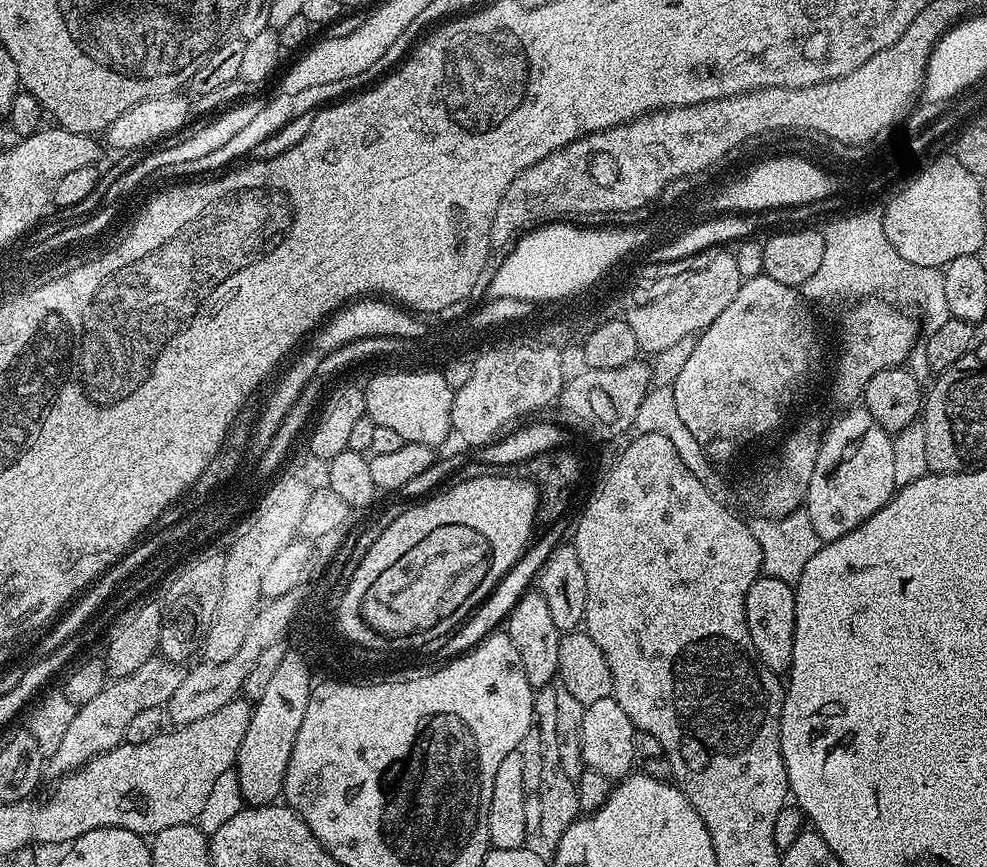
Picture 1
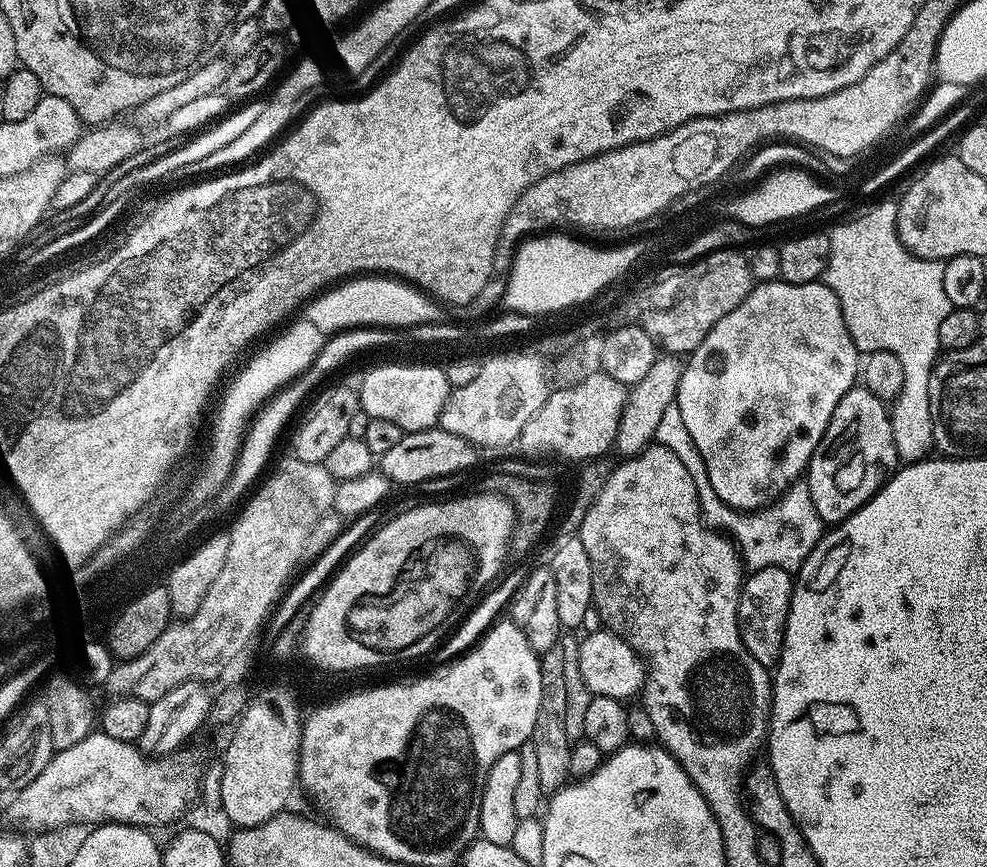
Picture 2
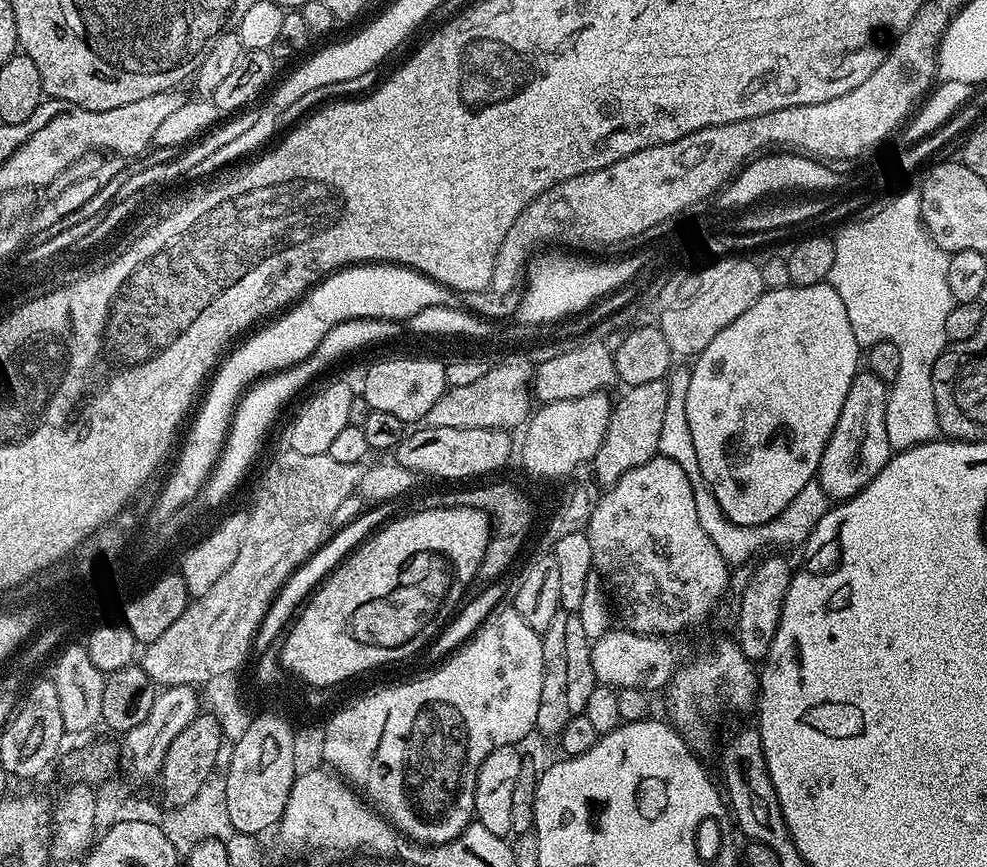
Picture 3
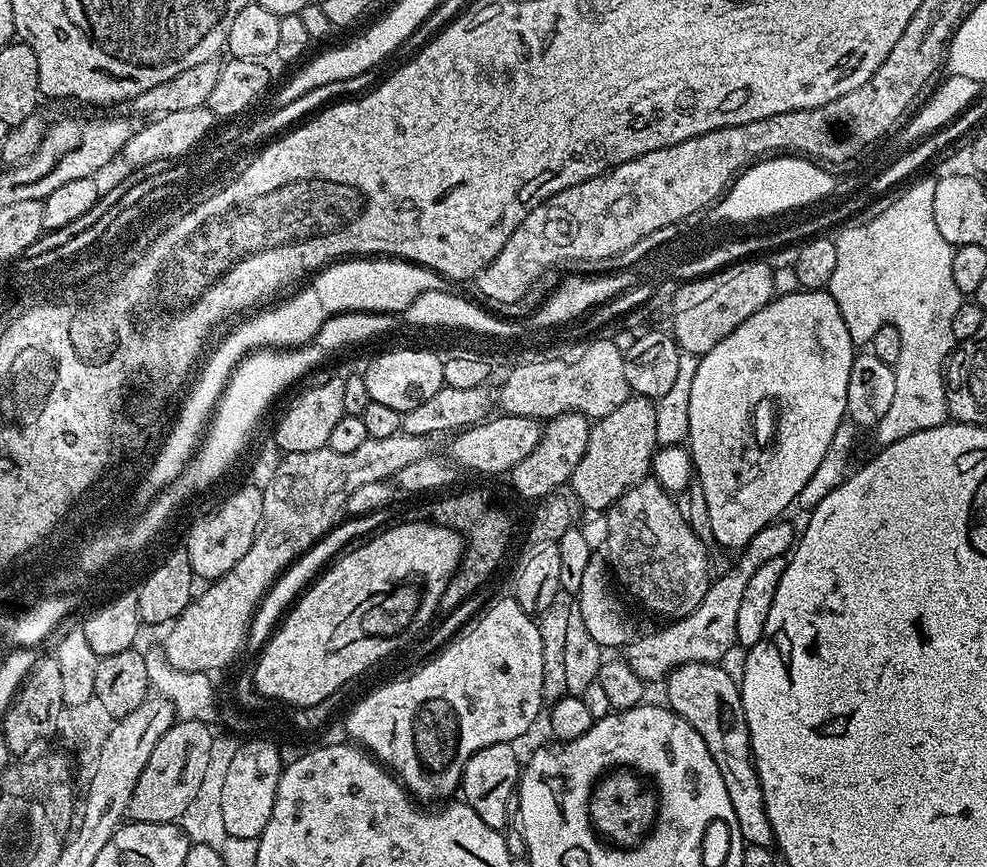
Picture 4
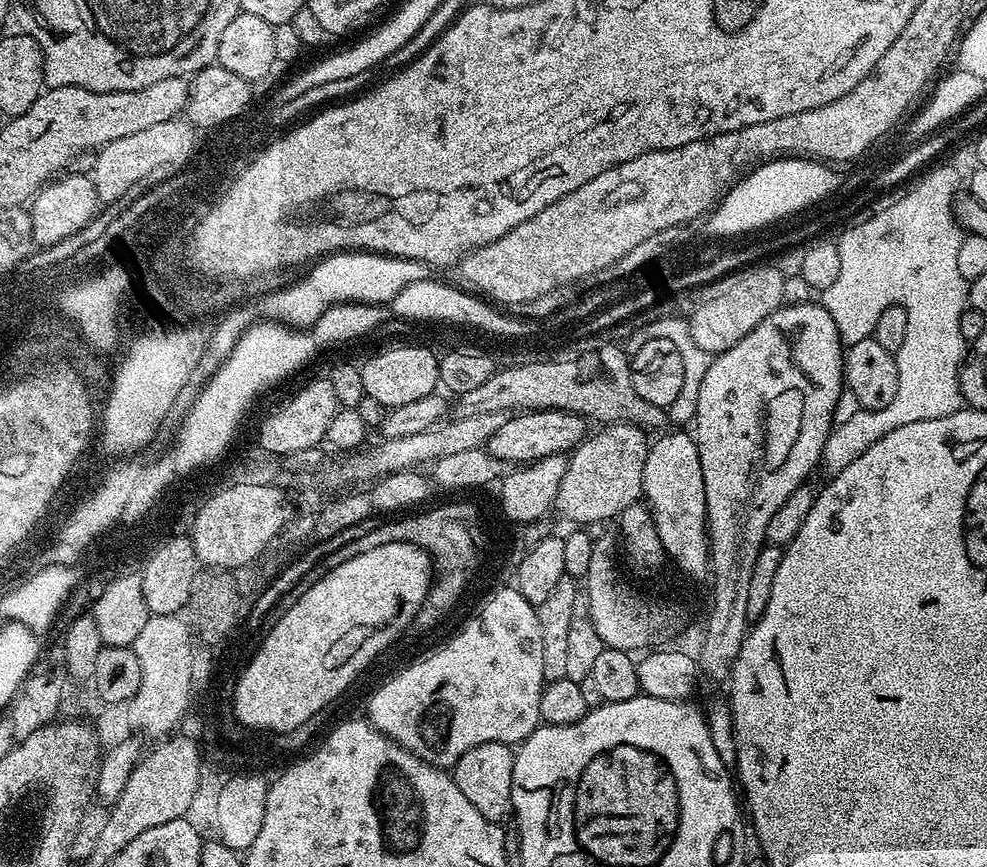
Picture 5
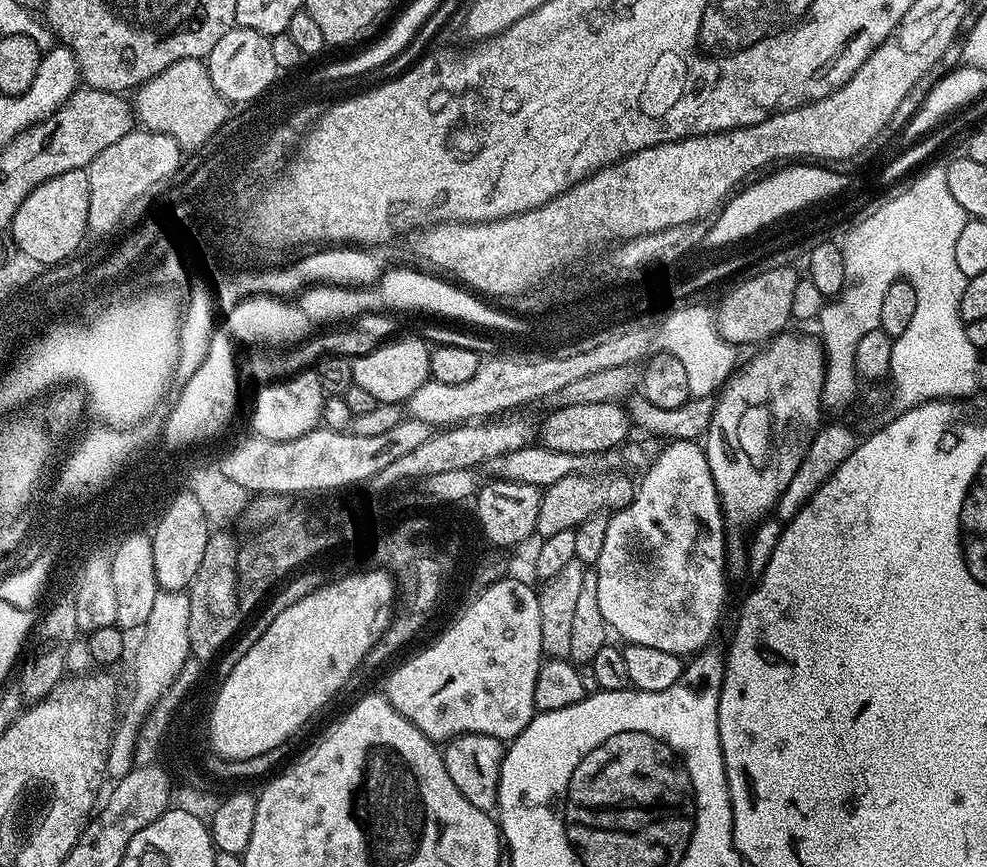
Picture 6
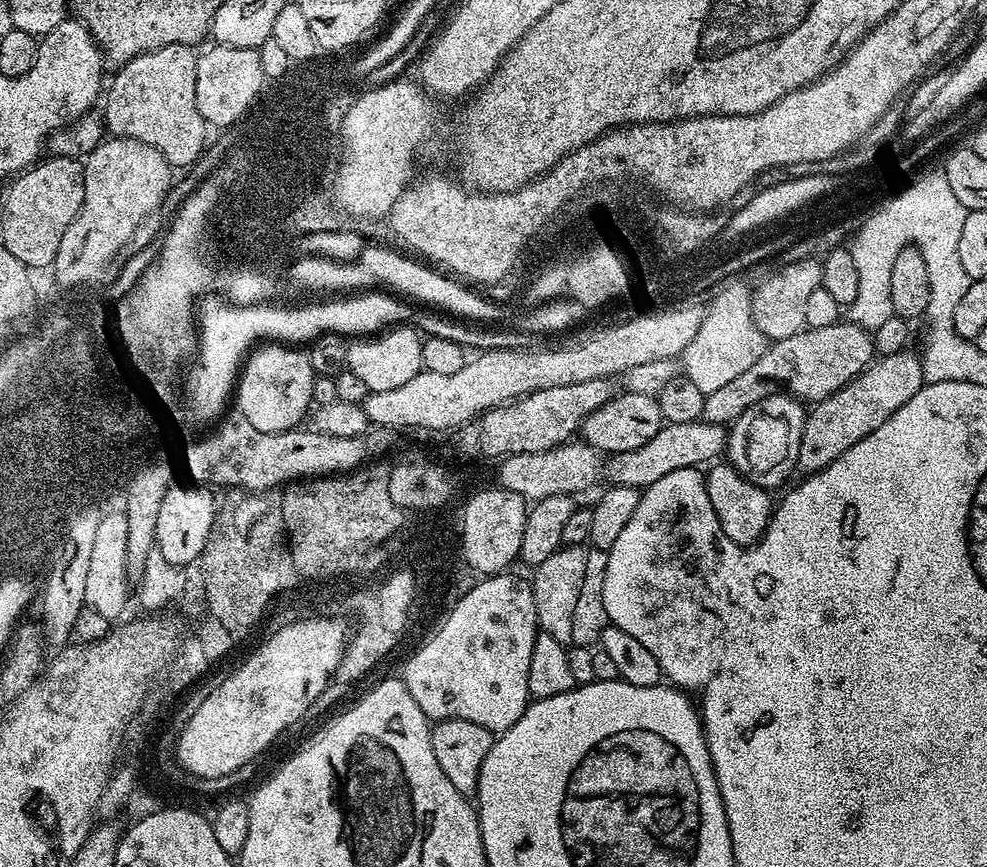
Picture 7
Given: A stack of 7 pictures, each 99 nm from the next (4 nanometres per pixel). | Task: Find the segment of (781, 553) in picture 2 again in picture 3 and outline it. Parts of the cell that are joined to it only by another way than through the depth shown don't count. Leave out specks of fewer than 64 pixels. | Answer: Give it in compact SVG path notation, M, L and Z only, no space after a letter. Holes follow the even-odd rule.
M673 367L666 377L666 383L668 386L666 414L662 421L662 435L658 437L659 455L678 462L686 478L690 478L690 490L694 490L694 510L698 510L698 522L702 522L702 530L706 530L710 542L718 546L718 554L722 554L722 558L729 566L744 566L749 563L748 559L751 556L759 557L769 550L792 548L795 544L803 545L814 530L814 526L818 526L818 522L830 507L829 498L820 483L813 482L805 486L802 494L798 494L794 502L786 506L786 510L782 510L782 514L778 514L770 522L754 526L742 526L730 522L722 514L706 478L702 478L702 466L698 466L698 454L694 454L694 442L690 438L690 422L686 422L686 390L690 386L689 369Z

